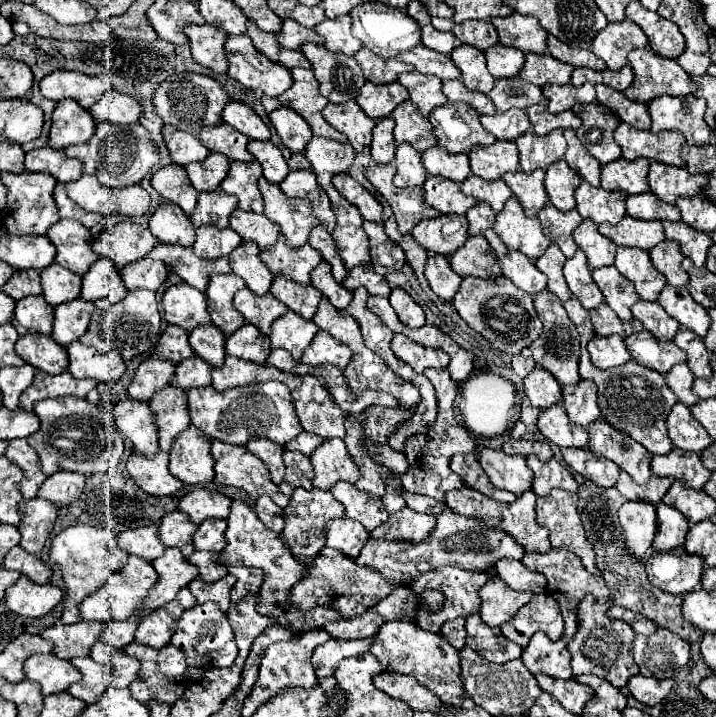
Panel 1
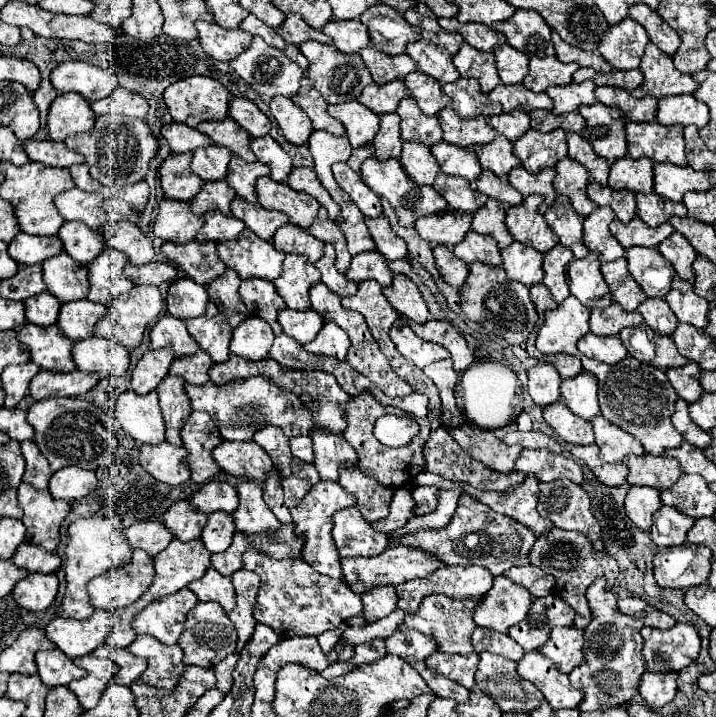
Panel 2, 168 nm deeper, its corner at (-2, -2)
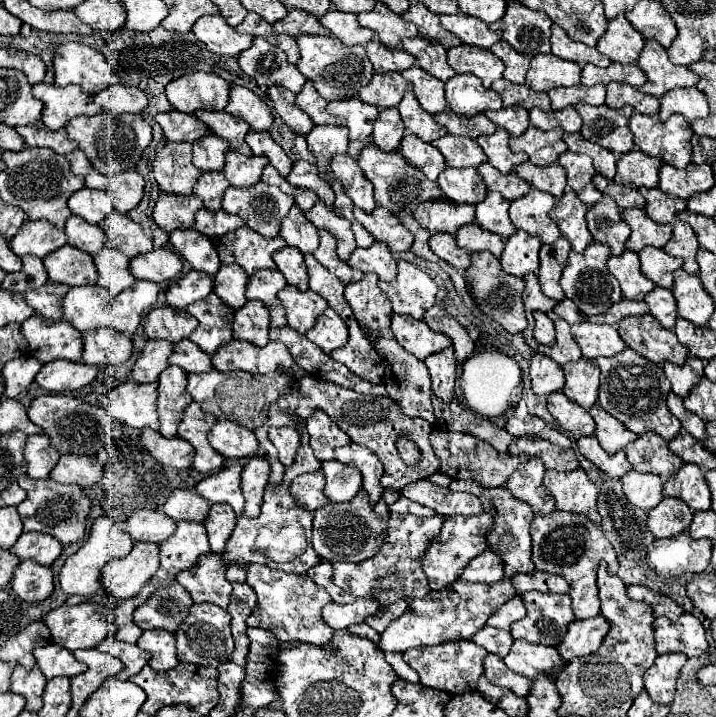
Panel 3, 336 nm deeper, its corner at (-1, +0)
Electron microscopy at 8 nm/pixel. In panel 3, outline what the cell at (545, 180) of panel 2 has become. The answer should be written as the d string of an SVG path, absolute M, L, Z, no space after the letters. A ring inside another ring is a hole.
M525 161L515 167L515 173L531 183L535 189L551 193L555 199L559 199L565 191L565 169L559 163L553 163L549 167L537 167L531 161Z

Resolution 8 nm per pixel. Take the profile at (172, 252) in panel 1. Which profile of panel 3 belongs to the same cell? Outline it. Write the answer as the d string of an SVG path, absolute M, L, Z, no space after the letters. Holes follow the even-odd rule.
M195 229L189 231L173 231L169 235L169 241L173 245L173 249L191 263L193 269L203 271L207 275L215 275L219 269L219 257L217 251L213 247L213 243L209 241L209 237L197 233Z

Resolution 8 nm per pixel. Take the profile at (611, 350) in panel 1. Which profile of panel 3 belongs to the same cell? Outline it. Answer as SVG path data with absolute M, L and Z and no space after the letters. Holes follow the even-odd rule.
M587 321L571 327L571 335L581 347L585 359L613 357L625 349L623 339L613 325L595 325Z

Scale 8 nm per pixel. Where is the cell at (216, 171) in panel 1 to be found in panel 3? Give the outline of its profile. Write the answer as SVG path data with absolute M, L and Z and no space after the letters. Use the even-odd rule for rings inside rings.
M209 133L193 143L193 165L199 171L223 171L227 151L229 141Z

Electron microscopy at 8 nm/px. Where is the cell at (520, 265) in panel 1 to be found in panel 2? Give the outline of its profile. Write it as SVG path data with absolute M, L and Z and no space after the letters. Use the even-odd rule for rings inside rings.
M514 241L514 245L502 249L502 259L504 259L502 267L508 273L508 279L520 281L526 287L540 283L544 277L544 269L542 269L544 255L528 245Z

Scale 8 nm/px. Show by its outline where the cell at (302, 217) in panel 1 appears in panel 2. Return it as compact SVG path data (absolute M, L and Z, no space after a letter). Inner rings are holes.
M260 177L256 181L256 195L258 203L268 211L284 211L290 217L290 223L296 223L300 227L310 227L310 223L316 217L316 211L320 209L320 203L308 195L298 193L292 187L288 187L284 181L272 181L270 177Z

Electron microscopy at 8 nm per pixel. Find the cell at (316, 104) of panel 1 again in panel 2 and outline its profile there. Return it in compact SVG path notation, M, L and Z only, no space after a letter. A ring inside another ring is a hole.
M308 77L302 79L298 93L292 97L292 101L312 119L314 129L324 129L332 135L344 135L344 127L340 121L336 121L334 117L328 115L326 107L328 103L324 101L324 97L320 95L320 91L314 89L314 85L310 83Z

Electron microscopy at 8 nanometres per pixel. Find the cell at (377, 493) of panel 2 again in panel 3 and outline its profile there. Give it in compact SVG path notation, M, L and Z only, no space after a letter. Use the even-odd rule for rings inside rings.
M357 443L335 449L335 455L337 455L337 461L341 461L345 465L353 465L361 471L363 489L369 493L369 503L375 505L381 499L381 493L383 493L383 487L379 483L381 473L383 473L381 461L367 447L361 447Z

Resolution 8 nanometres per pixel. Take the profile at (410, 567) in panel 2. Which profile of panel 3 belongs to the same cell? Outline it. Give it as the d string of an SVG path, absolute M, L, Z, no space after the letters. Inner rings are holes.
M489 513L445 517L441 533L433 541L429 541L429 545L421 557L421 569L425 571L431 589L443 589L445 585L453 583L457 579L457 573L461 573L461 569L475 555L481 555L483 549L487 549L485 537L491 531L491 525L493 525L493 517L489 517Z

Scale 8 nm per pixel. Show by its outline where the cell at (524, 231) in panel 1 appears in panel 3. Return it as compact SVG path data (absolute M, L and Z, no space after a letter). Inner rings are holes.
M531 189L525 197L511 201L509 207L511 223L521 231L539 237L541 243L553 243L561 235L559 227L547 215L553 209L553 205L555 205L553 195Z

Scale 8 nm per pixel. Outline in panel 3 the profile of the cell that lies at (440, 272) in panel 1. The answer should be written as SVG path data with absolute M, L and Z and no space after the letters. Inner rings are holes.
M433 233L429 237L429 247L431 251L441 257L443 261L447 261L449 265L453 265L457 271L467 271L469 269L469 253L461 247L457 247L455 237L447 235L447 233Z

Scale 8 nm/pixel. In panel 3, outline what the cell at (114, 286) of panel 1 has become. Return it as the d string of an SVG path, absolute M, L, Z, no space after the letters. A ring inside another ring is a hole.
M105 247L101 253L93 255L93 263L99 269L97 285L105 287L111 295L121 293L123 289L135 283L135 277L127 269L129 259L113 247Z

